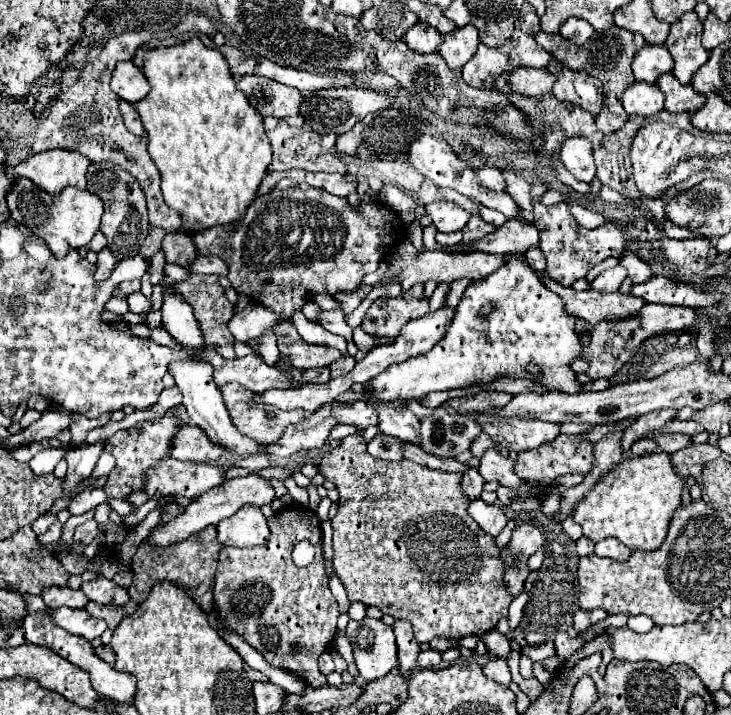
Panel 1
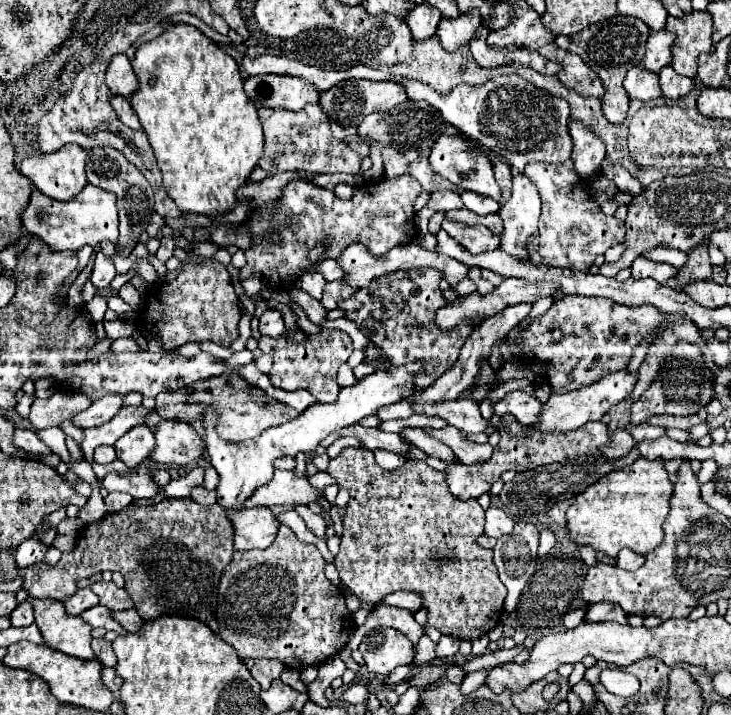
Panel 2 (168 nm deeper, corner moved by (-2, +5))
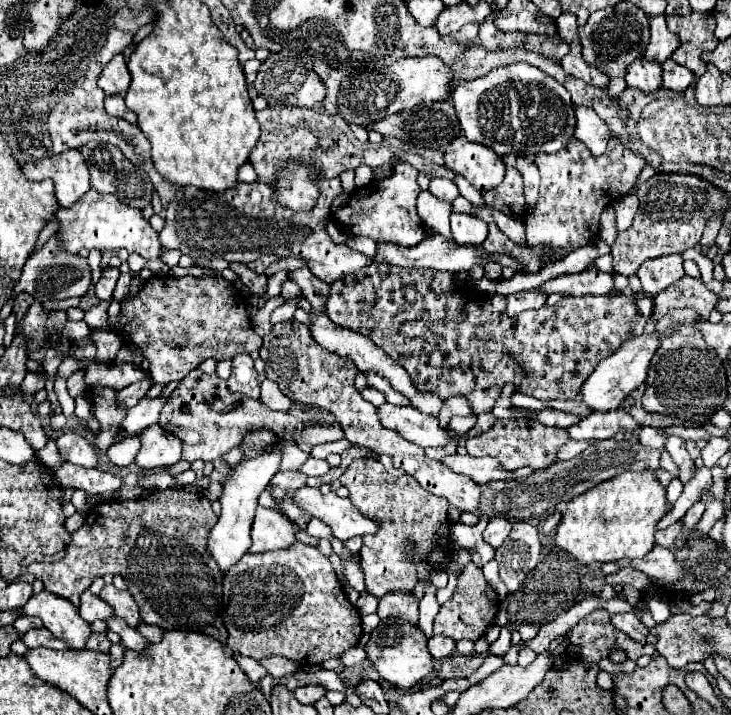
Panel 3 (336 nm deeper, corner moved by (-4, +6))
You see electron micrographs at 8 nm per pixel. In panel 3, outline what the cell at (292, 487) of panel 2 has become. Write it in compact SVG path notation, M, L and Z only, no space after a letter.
M303 486L293 490L291 496L293 496L293 502L301 506L305 512L325 520L325 524L333 528L333 534L339 540L377 532L377 524L373 520L365 518L351 504L349 498L339 498L335 492L329 492L327 496L323 496L319 488Z

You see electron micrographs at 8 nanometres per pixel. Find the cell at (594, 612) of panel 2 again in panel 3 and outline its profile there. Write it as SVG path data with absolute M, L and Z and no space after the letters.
M625 612L625 614L611 614L611 624L615 628L619 628L621 632L625 632L627 636L631 636L633 640L645 644L645 634L647 634L647 628L641 624L641 620L633 614L633 612Z

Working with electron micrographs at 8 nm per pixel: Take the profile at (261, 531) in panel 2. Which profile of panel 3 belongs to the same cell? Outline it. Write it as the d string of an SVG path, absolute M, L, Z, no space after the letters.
M259 506L255 520L253 520L251 538L253 538L253 544L249 552L253 554L267 552L267 550L279 550L279 548L293 544L295 524L281 512Z

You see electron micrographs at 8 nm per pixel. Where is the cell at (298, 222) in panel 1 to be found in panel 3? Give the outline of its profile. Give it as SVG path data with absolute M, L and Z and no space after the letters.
M395 162L393 174L383 180L373 180L367 188L355 190L355 194L337 208L337 214L331 212L331 218L337 218L337 224L343 226L353 236L371 236L377 242L393 242L399 246L415 246L425 238L425 226L417 214L417 196L421 186L417 184L419 172L407 162Z

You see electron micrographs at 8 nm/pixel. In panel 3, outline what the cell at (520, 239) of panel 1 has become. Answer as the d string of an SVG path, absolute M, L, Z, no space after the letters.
M451 214L451 234L461 244L483 244L487 238L487 224L471 214Z

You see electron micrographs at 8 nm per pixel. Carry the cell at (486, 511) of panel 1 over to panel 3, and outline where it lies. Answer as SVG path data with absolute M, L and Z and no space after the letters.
M493 516L483 532L483 540L493 548L499 548L509 532L511 532L511 522L503 516Z

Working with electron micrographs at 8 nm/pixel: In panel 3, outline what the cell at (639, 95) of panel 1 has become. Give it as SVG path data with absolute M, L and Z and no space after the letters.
M645 58L635 60L629 70L627 70L627 86L637 88L645 94L653 94L663 86L663 78L661 78L661 66L657 62L649 62Z

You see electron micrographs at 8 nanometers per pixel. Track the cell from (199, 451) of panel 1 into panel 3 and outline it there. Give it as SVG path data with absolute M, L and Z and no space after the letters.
M153 424L141 432L141 450L135 458L135 464L147 470L173 466L181 460L181 454L181 440L175 434L163 430L159 424Z

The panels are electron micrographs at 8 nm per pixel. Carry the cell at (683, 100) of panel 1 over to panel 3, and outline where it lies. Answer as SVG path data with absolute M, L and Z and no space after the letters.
M671 58L663 62L663 88L675 90L675 92L685 92L693 84L693 72L685 70Z

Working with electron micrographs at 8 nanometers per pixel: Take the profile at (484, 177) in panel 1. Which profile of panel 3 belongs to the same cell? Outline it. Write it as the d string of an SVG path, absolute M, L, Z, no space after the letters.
M507 168L503 182L493 190L483 192L483 198L485 198L487 206L501 210L503 214L507 214L511 218L519 218L525 212L525 198L521 194L521 190L523 190L521 174L515 168Z

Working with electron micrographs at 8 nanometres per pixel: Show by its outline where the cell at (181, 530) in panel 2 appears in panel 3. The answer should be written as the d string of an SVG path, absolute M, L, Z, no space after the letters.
M157 490L149 498L135 500L111 500L93 506L85 514L85 524L71 534L71 542L65 557L57 562L34 562L27 567L36 579L45 584L45 590L67 598L79 606L79 596L91 586L97 576L121 574L131 588L141 618L147 624L155 624L163 630L195 630L215 636L221 644L227 642L227 630L221 618L221 596L223 596L223 572L207 550L207 536L217 522L211 510L211 502L201 492L179 492L179 490Z

